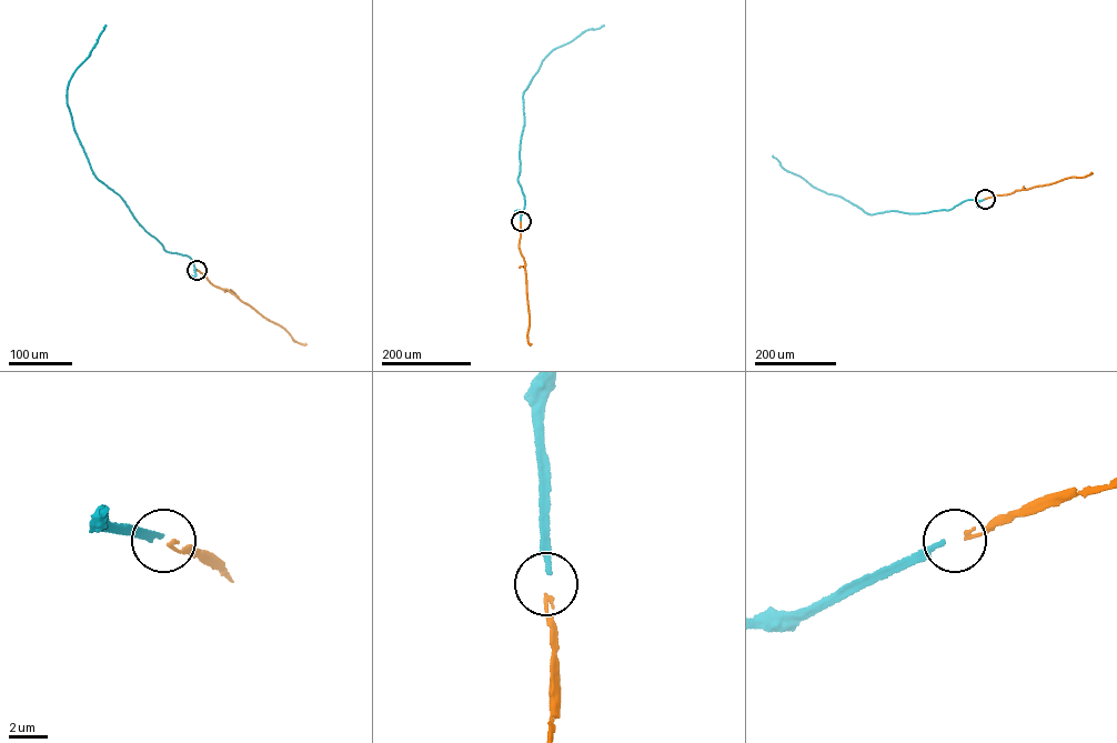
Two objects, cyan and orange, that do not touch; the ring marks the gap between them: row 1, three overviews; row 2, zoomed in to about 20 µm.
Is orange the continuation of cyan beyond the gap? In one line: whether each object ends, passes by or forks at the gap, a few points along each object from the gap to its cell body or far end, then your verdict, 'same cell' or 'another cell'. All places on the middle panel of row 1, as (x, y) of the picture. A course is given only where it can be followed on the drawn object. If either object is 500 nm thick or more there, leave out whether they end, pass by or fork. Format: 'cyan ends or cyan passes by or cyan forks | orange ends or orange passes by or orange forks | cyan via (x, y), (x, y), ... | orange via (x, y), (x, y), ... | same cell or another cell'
cyan ends | orange ends | cyan via (521, 221), (525, 202), (517, 180), (524, 123), (523, 92), (552, 50), (585, 30), (604, 26) | orange via (521, 221), (519, 247), (525, 263), (527, 340), (531, 343) | same cell

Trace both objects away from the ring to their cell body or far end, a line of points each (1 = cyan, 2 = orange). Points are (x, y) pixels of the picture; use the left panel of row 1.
1: (197, 270), (189, 257), (164, 250), (120, 196), (96, 178), (74, 131), (67, 88), (106, 24)
2: (197, 270), (213, 285), (227, 289), (283, 328), (294, 341), (305, 343)

